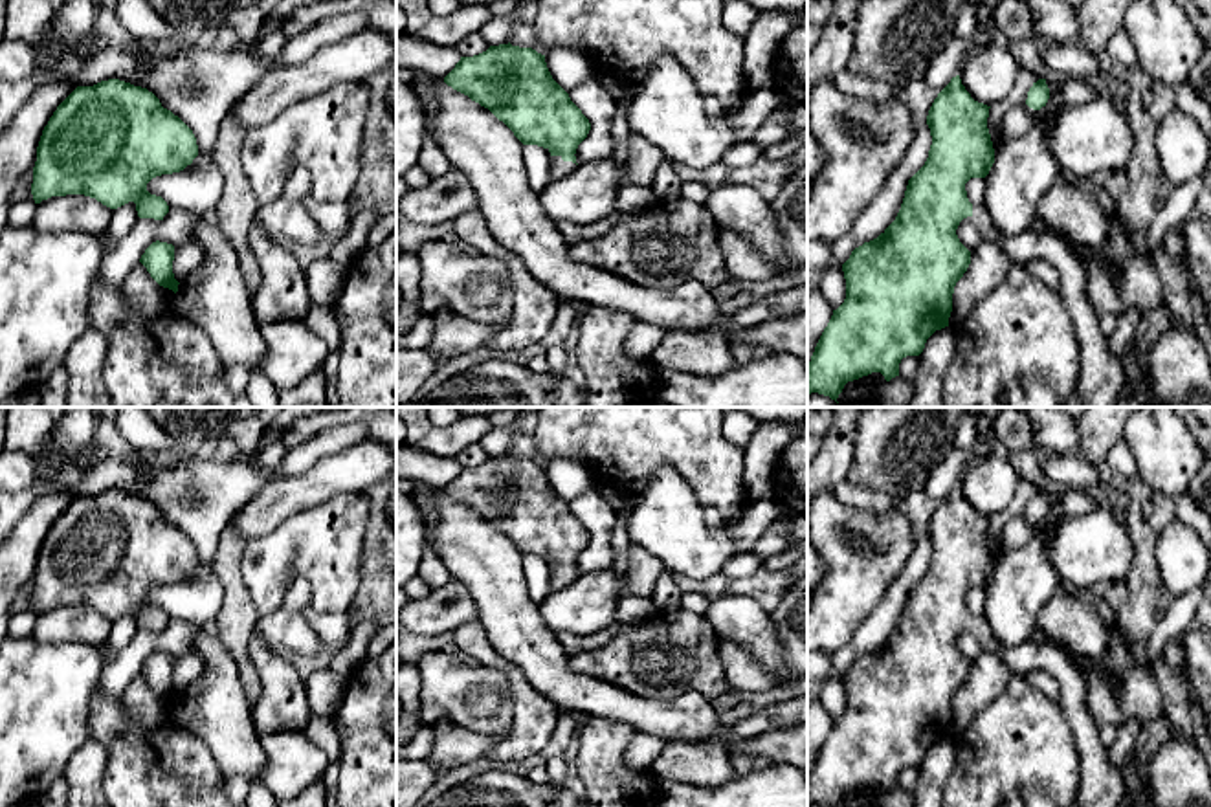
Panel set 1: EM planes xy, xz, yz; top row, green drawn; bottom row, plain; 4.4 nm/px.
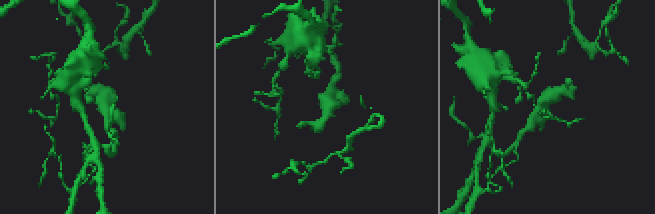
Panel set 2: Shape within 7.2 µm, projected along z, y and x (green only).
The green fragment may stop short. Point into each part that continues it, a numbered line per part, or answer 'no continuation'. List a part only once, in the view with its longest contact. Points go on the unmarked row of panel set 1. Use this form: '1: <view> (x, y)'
1: xz (558, 578)

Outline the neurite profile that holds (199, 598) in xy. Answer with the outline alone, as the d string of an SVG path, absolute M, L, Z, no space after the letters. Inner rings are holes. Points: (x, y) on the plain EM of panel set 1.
M198 565L183 581L152 589L147 602L161 607L171 620L204 627L215 622L224 602L224 589L213 565Z

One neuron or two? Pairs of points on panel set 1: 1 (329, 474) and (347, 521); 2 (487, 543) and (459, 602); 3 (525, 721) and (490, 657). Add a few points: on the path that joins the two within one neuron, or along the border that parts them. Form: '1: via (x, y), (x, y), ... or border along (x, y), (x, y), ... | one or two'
1: border along (362, 492), (336, 494), (298, 512) | two
2: border along (452, 578), (470, 593), (479, 622) | two
3: via (525, 705), (516, 679), (507, 670) | one

